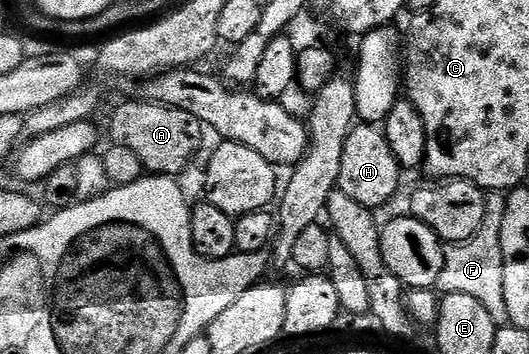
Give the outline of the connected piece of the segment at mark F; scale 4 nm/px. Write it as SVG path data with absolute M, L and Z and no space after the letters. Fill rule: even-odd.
M506 192L487 193L485 219L481 219L477 235L446 246L443 254L443 270L437 286L440 294L473 295L473 299L477 299L477 303L482 303L485 311L493 315L496 326L506 325L509 322L509 307L505 307L505 267L501 255L501 223L505 219L506 206Z

